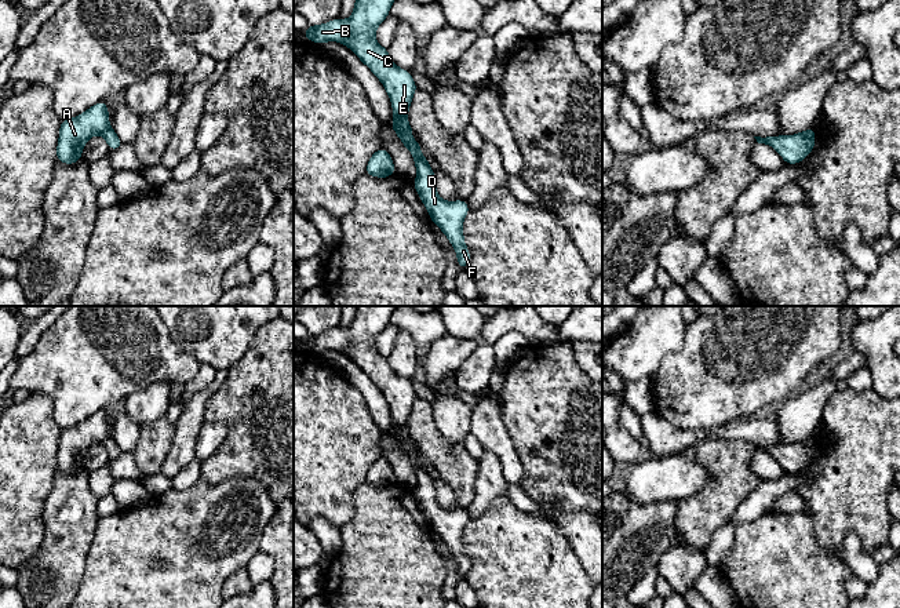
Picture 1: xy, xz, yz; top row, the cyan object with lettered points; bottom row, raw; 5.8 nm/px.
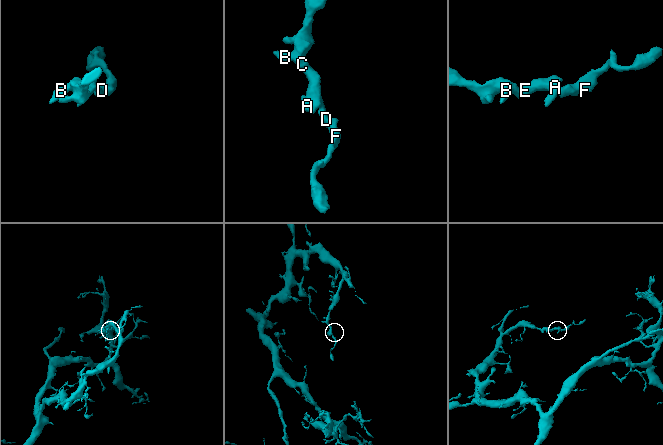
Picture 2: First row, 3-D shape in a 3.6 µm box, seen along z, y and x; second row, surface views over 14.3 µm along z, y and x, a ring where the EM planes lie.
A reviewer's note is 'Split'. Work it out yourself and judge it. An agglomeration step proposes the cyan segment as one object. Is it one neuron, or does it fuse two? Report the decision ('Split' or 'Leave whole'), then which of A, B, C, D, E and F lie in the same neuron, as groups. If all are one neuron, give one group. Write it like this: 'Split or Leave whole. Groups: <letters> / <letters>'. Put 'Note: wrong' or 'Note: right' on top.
Note: wrong
Leave whole. Groups: A B C D E F

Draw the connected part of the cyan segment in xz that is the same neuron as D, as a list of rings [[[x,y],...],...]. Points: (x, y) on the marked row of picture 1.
[[[356,0],[350,18],[310,25],[303,36],[317,44],[328,41],[345,44],[380,80],[394,113],[390,127],[415,160],[418,175],[413,179],[413,186],[416,193],[429,211],[431,222],[441,229],[455,248],[459,269],[464,270],[470,262],[470,251],[463,237],[463,221],[470,208],[464,200],[445,201],[437,194],[433,168],[420,152],[420,143],[413,141],[413,131],[408,123],[408,110],[418,87],[411,72],[398,68],[391,61],[387,48],[375,39],[378,26],[389,17],[394,1]]]

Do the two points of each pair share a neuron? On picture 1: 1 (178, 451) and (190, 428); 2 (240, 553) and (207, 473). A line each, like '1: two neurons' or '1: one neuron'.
1: one neuron
2: two neurons

